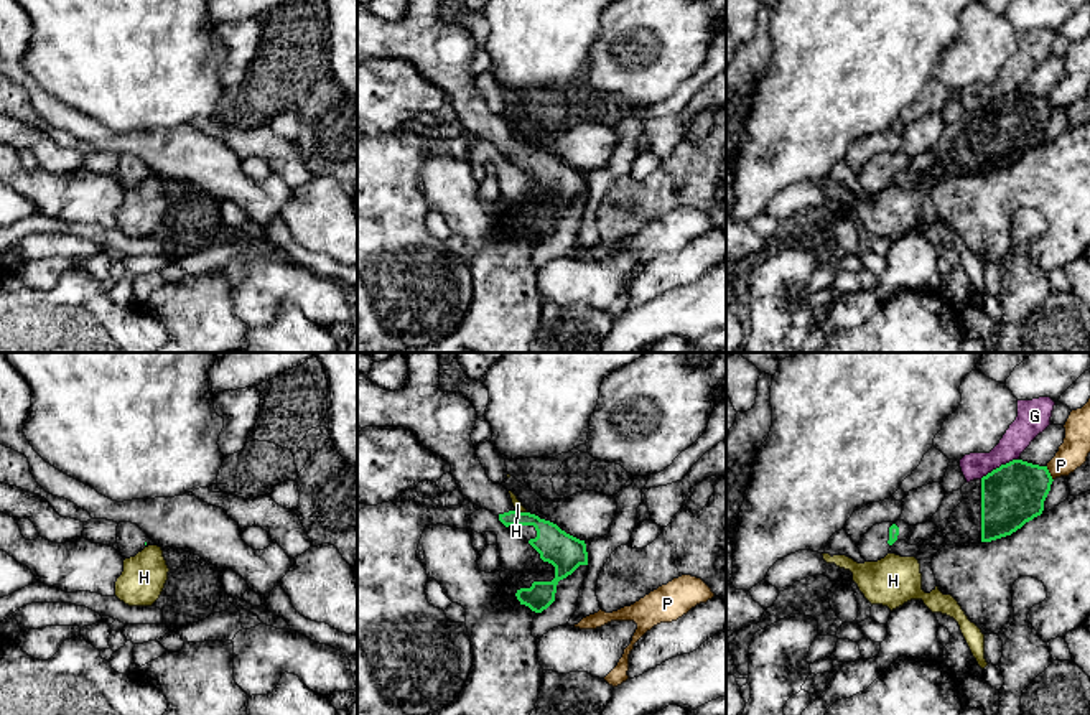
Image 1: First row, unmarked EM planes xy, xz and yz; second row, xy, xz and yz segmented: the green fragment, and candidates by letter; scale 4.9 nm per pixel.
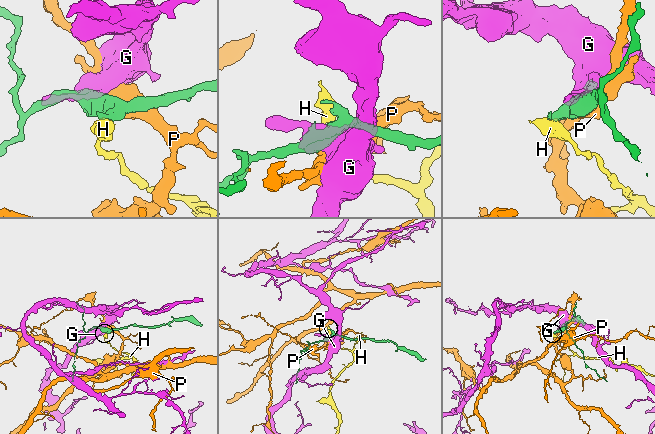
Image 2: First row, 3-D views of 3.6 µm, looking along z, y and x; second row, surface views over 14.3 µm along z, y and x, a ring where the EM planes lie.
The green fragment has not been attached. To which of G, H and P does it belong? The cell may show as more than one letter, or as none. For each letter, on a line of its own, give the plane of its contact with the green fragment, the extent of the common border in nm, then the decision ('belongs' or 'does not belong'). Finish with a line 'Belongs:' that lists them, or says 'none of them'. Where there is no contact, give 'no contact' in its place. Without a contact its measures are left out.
G: yz | 220 nm | does not belong
H: xz | 50 nm | does not belong
P: yz | 80 nm | does not belong
Belongs: none of them

